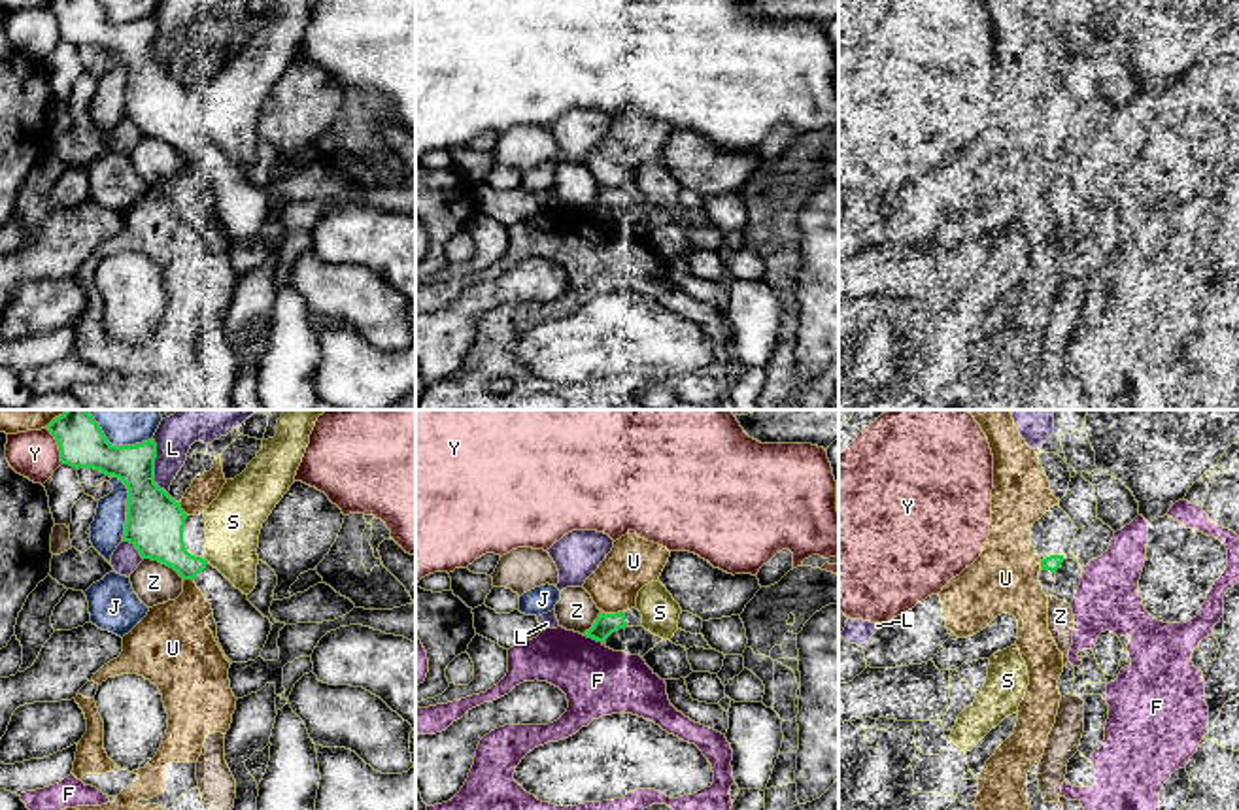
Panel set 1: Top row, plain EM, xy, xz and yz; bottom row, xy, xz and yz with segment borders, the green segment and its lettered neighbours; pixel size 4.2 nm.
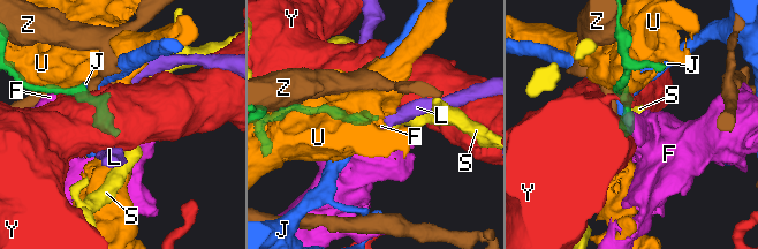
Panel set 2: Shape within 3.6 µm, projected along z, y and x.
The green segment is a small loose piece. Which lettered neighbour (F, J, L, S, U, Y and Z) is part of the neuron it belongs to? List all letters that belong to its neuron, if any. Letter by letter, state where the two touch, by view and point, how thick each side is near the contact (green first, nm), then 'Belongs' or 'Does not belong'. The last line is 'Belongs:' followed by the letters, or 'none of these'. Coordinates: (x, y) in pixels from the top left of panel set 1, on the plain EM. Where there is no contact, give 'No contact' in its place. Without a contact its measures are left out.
F: Touches green at xz (592, 214). Thickness 90 nm (green) against 300 nm. Does not belong
J: Touches green at xy (127, 84). Thickness 240 nm (green) against 140 nm. Does not belong
L: Touches green at xy (153, 44). Thickness 240 nm (green) against 150 nm. Does not belong
S: Touches green at xy (206, 138). Thickness 220 nm (green) against 240 nm. Does not belong
U: Touches green at xz (612, 191). Thickness 90 nm (green) against 220 nm. Does not belong
Y: Touches green at xy (59, 23). Thickness 190 nm (green) against 200 nm. Does not belong
Z: Touches green at xy (165, 140). Thickness 240 nm (green) against 180 nm. Does not belong
Belongs: none of these

